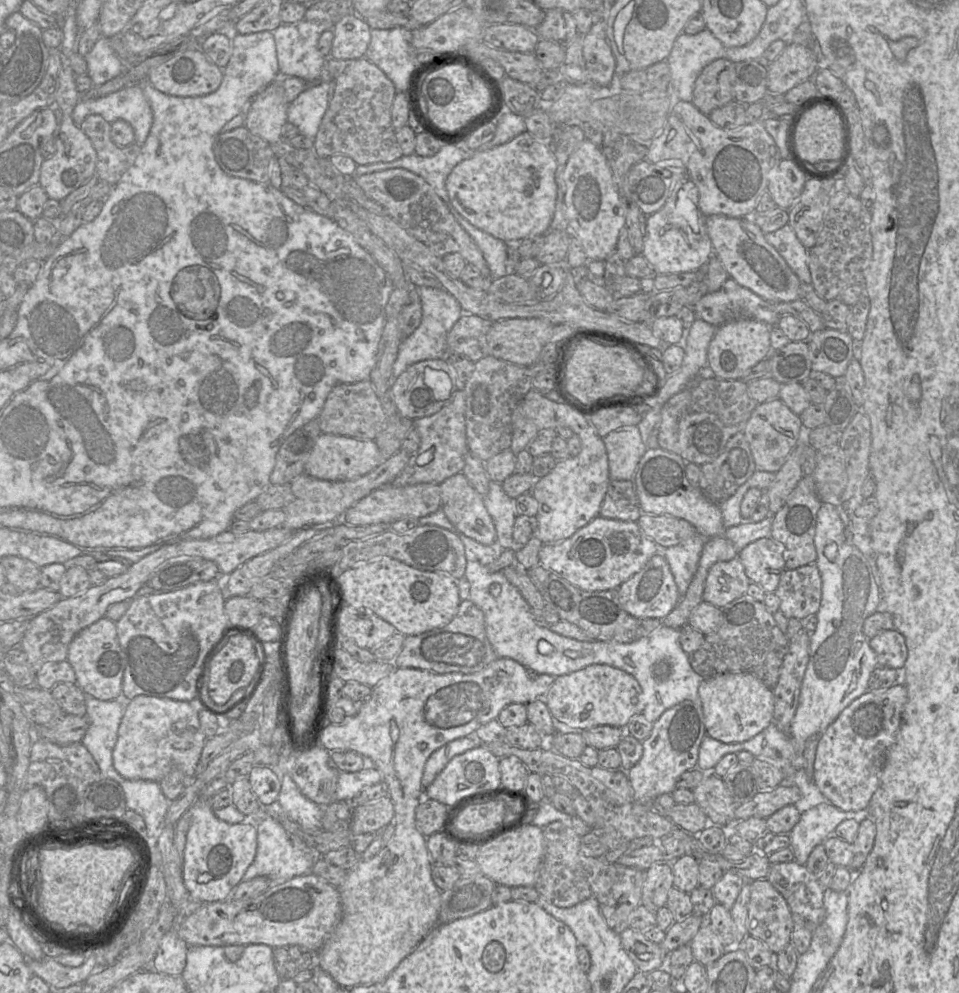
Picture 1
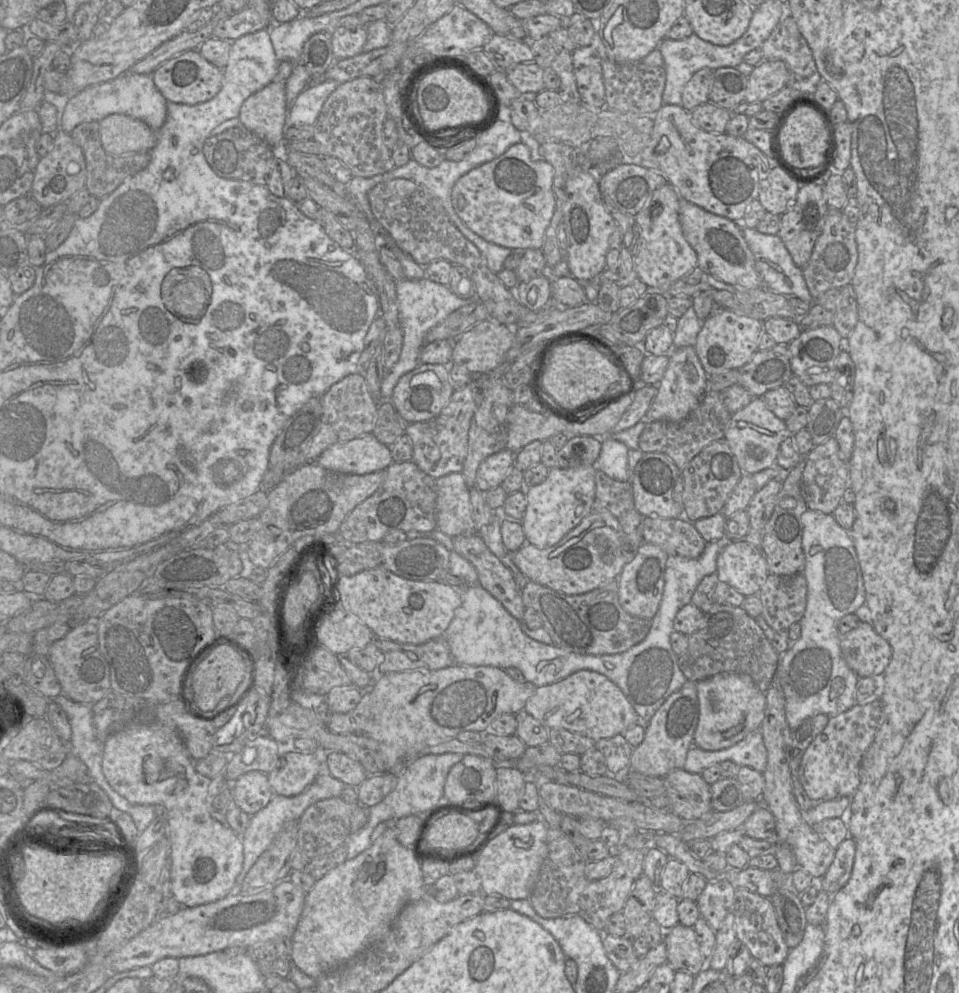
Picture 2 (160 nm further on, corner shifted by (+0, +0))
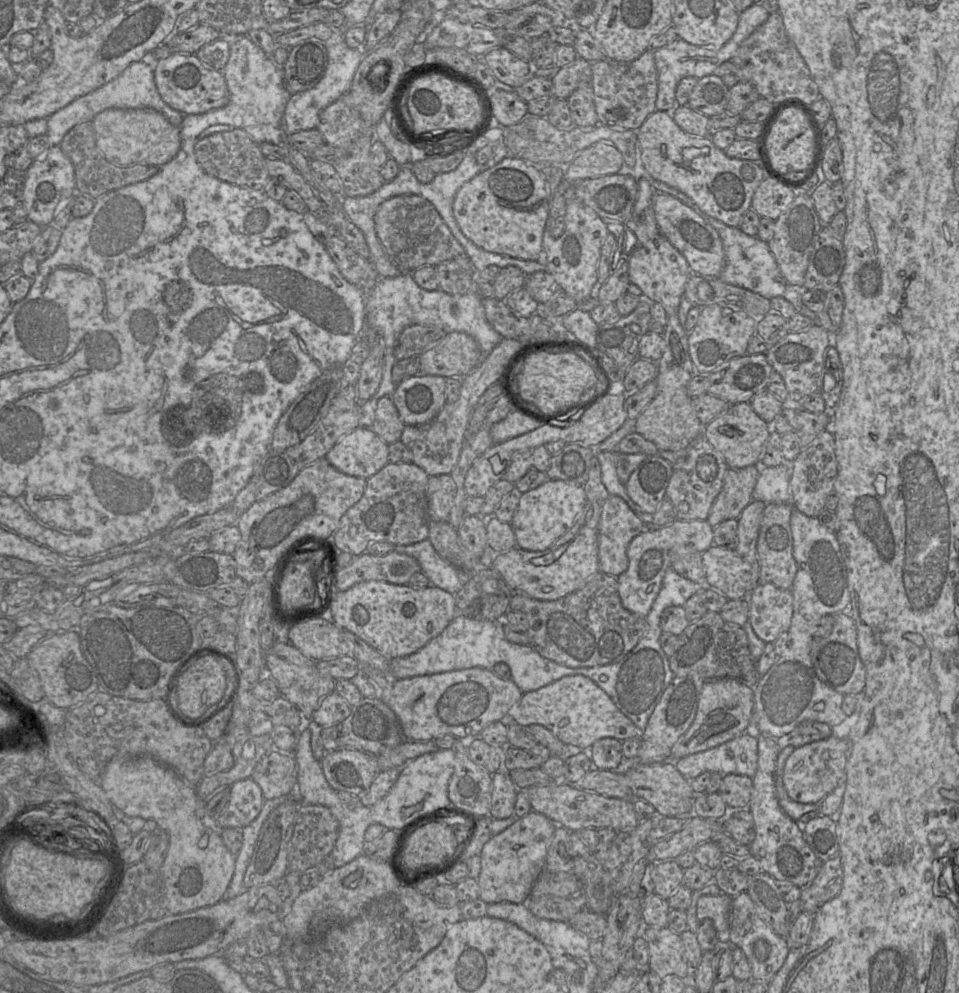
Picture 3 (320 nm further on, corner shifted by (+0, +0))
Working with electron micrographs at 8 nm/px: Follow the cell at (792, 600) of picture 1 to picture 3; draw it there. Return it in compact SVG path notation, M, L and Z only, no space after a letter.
M759 583L750 592L749 623L765 643L775 640L790 628L793 616L793 595L772 583Z

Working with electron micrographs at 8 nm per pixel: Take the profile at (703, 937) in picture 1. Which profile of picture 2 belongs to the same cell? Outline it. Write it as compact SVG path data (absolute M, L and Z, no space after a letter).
M679 923L665 931L663 942L667 949L667 963L675 971L687 971L693 976L699 974L707 965L707 960L700 952L693 927Z

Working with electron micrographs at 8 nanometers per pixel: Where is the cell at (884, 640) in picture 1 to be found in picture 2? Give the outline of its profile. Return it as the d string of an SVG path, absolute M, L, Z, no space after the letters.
M861 622L841 636L840 648L848 667L859 678L883 676L891 657L892 648L869 623Z

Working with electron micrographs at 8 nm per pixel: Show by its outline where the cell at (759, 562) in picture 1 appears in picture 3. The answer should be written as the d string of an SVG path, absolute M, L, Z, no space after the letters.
M712 545L702 554L706 585L728 600L748 598L753 575L748 563L735 550Z

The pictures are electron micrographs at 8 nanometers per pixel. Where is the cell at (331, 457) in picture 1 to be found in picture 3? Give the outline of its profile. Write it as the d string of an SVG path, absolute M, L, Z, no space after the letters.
M359 426L343 436L325 458L346 475L368 479L389 462L388 446L371 428Z

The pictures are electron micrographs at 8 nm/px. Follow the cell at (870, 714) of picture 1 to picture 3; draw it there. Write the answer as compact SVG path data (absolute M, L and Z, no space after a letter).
M830 737L796 748L787 758L783 784L787 795L798 803L821 803L841 781L846 783L846 764L852 750L849 738Z

